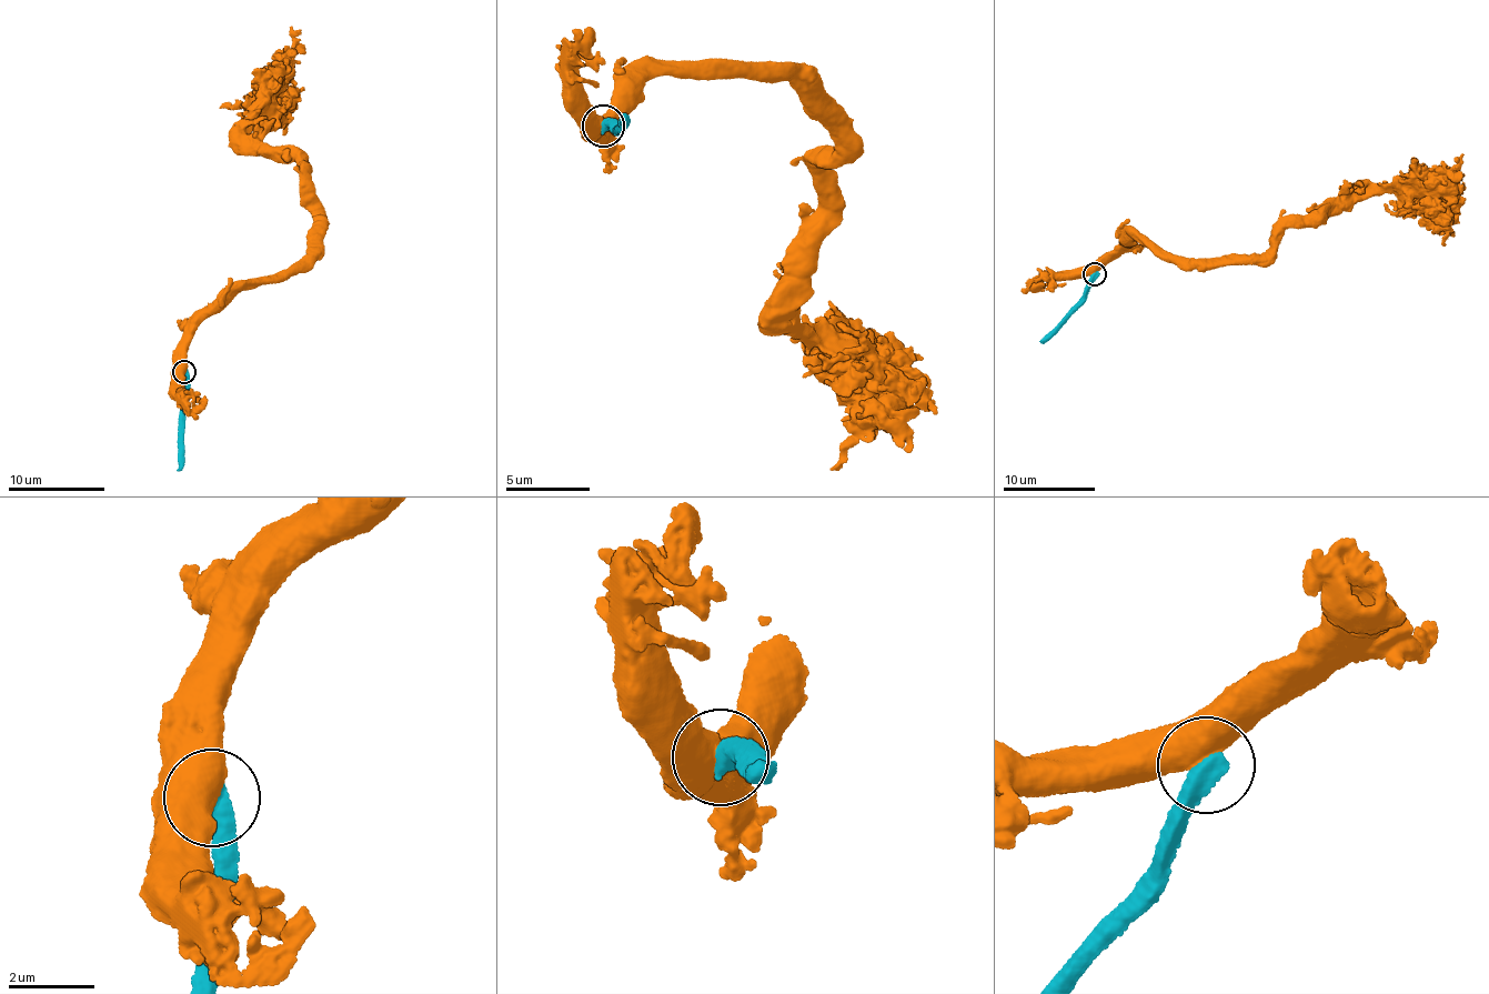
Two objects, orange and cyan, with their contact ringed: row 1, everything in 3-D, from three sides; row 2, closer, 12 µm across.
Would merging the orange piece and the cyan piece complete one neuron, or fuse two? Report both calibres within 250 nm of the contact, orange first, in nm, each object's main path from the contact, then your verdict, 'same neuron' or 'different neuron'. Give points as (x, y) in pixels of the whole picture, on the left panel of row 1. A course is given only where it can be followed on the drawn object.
750 nm thick on the orange side, 550 nm on the other; orange runs (184, 371), (193, 332), (231, 294), (275, 282), (308, 253), (308, 176), (251, 137), (285, 67), (290, 26); cyan runs (184, 371), (178, 471); different neuron

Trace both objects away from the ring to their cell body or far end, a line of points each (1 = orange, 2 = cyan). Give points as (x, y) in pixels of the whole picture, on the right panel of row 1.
1: (1095, 273), (1095, 263), (1134, 238), (1187, 265), (1259, 255), (1291, 227), (1432, 177), (1464, 153)
2: (1095, 273), (1085, 302), (1043, 342)

